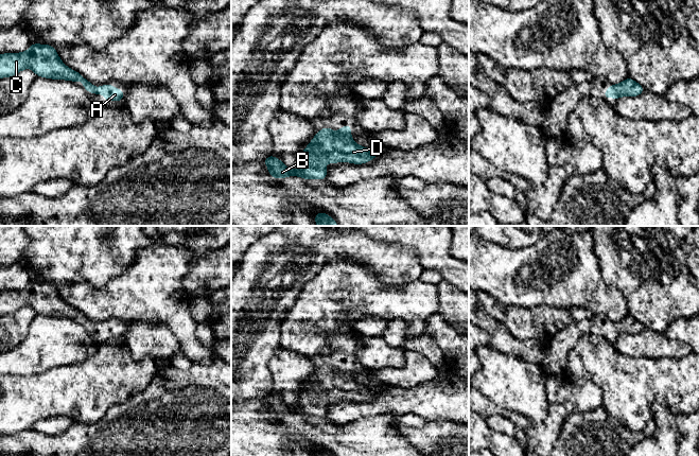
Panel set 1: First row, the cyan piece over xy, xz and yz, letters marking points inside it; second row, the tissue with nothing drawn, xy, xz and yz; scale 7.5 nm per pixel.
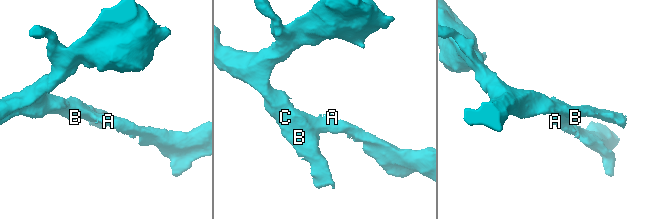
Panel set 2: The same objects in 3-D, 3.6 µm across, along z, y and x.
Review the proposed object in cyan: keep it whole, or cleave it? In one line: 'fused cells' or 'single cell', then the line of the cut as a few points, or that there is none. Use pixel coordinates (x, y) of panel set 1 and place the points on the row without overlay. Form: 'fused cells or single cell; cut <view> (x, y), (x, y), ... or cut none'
single cell; cut none

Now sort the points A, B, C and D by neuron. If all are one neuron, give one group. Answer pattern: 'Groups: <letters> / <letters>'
Groups: A B C D

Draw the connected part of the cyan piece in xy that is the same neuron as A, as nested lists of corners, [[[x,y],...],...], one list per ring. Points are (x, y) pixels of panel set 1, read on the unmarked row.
[[[32,281],[29,287],[21,291],[0,292],[0,316],[13,314],[27,305],[32,306],[35,310],[36,314],[42,314],[53,317],[67,317],[71,319],[81,318],[84,322],[84,327],[86,329],[90,329],[92,331],[92,334],[95,331],[101,331],[108,339],[122,338],[124,335],[124,330],[122,328],[119,328],[117,325],[113,325],[109,321],[102,322],[95,327],[94,322],[88,319],[83,313],[68,305],[60,298],[55,285],[52,283]]]

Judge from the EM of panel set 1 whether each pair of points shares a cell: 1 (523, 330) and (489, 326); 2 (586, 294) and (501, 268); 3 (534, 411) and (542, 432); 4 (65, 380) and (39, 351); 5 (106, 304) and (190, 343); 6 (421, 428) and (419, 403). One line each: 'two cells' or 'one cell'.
1: two cells
2: one cell
3: two cells
4: two cells
5: one cell
6: two cells

